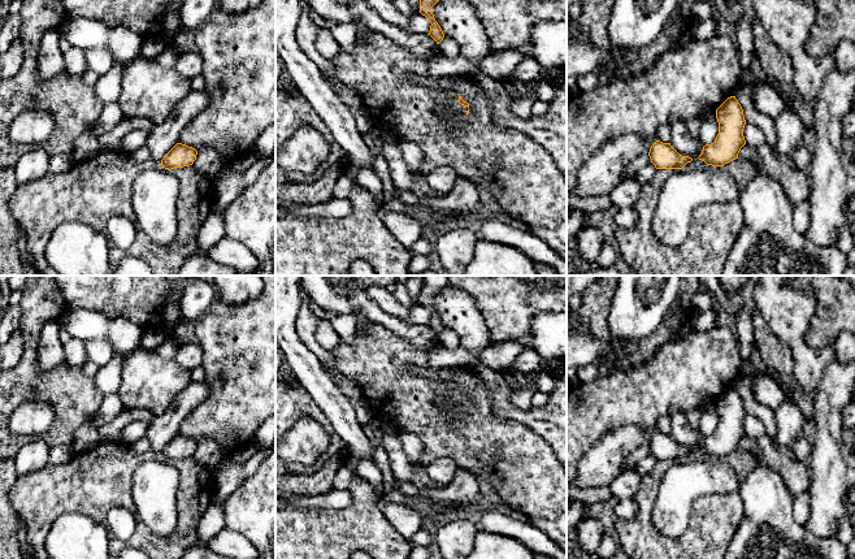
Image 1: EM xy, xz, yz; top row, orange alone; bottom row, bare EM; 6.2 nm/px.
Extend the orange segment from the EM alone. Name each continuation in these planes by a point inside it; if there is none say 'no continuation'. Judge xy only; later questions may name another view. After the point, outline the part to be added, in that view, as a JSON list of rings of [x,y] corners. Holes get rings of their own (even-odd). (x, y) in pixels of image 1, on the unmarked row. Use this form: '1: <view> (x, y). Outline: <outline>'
no continuation

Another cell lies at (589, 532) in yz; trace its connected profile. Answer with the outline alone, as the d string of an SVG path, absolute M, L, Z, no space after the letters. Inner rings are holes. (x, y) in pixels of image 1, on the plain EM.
M590 514L578 524L573 534L585 551L596 554L603 533L602 523Z

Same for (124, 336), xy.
M66 308L57 322L71 338L83 342L94 337L105 339L120 354L122 363L139 347L147 330L127 318L108 318L103 313L88 309Z

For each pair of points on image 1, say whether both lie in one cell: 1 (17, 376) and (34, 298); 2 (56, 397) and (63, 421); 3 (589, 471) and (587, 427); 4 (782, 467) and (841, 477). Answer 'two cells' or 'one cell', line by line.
1: one cell
2: one cell
3: two cells
4: two cells

